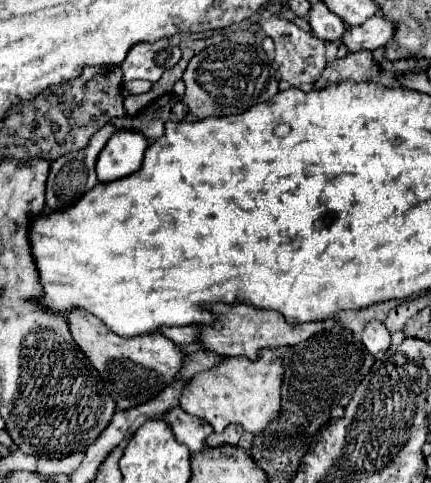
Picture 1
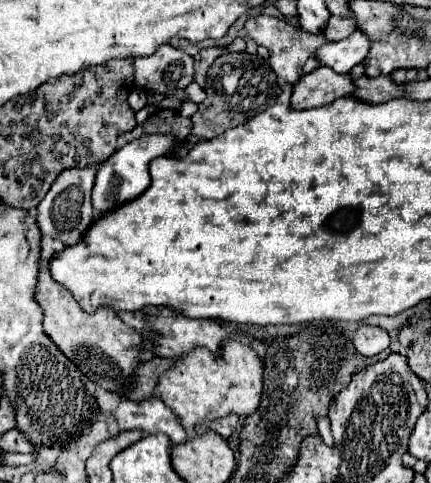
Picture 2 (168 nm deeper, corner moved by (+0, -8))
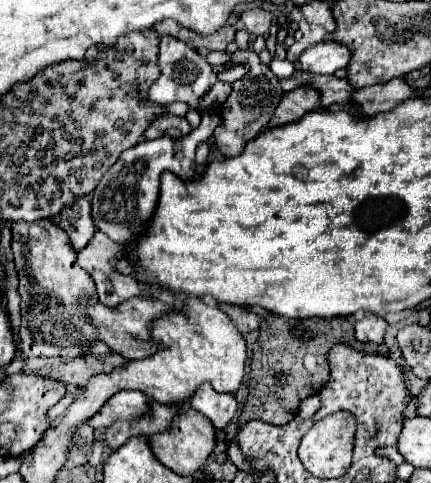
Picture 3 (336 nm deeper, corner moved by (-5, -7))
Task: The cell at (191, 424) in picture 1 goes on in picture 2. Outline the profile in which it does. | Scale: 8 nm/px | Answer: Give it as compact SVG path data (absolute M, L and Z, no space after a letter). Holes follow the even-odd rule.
M159 398L143 400L141 404L123 400L113 414L121 430L143 430L147 434L163 432L175 446L187 442L187 430L183 428L181 418Z

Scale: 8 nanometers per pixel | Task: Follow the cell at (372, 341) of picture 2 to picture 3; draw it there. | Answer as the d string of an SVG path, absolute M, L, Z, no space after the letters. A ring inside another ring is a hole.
M364 313L362 319L356 321L356 337L362 341L362 343L382 343L384 339L384 333L386 333L386 319L384 317L378 317L374 313Z

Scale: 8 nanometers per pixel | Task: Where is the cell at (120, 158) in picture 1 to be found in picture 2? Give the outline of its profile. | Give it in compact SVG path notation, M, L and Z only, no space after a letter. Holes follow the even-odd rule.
M153 134L153 136L141 136L139 140L133 140L119 148L115 154L111 154L97 170L95 188L93 188L93 208L97 214L107 212L109 208L115 208L127 200L137 198L147 186L149 186L149 162L157 156L169 154L173 146L173 138L165 134Z

